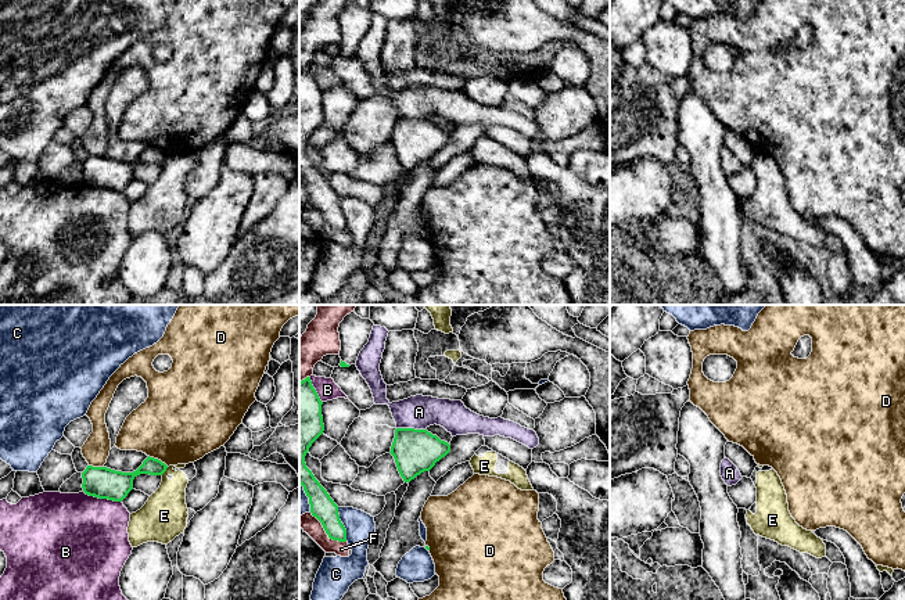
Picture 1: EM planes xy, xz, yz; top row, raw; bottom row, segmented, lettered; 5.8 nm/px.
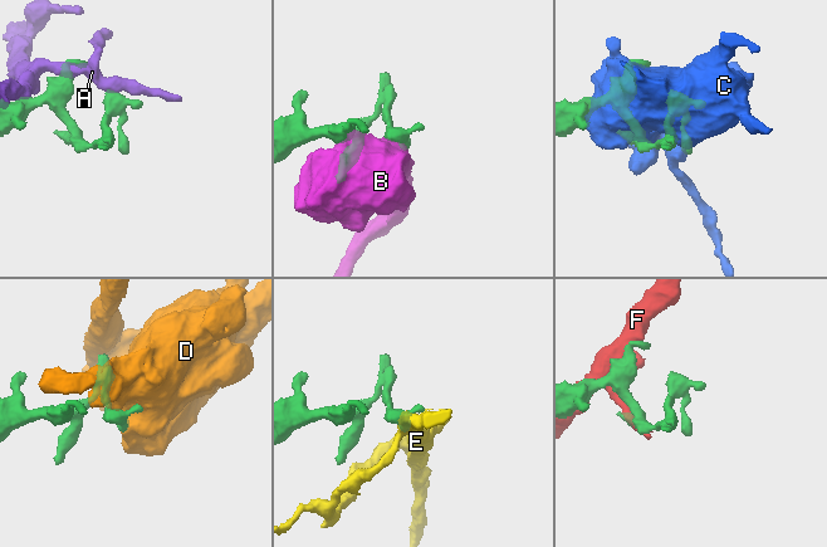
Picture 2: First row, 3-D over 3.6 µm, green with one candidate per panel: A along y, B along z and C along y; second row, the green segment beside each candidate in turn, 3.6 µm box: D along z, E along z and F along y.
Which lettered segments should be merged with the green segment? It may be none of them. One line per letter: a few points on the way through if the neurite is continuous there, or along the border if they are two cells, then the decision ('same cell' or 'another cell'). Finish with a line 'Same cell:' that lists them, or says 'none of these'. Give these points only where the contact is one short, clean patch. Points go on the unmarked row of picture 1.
A: another cell
B: another cell
C: another cell
D: another cell
E: border along xy (168, 157), (161, 164); another cell
F: another cell
Same cell: none of these

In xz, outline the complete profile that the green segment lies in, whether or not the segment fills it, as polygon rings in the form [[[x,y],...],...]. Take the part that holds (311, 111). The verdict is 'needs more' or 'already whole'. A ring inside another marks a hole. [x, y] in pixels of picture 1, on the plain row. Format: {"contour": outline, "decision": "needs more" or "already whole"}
{"contour": [[[310,67],[299,72],[299,173],[309,187],[310,202],[330,229],[346,231],[346,219],[340,209],[338,195],[306,157],[305,145],[312,133],[323,123],[322,94]]], "decision": "already whole"}

